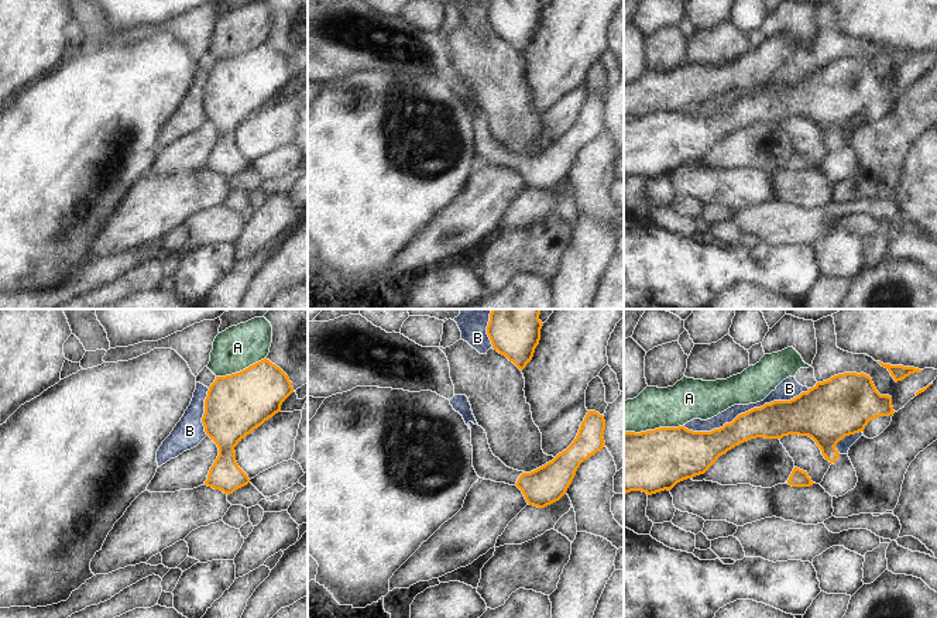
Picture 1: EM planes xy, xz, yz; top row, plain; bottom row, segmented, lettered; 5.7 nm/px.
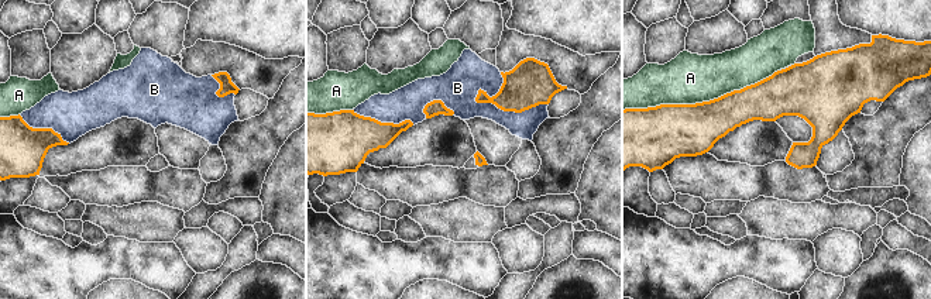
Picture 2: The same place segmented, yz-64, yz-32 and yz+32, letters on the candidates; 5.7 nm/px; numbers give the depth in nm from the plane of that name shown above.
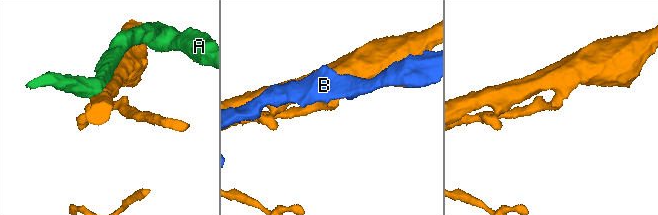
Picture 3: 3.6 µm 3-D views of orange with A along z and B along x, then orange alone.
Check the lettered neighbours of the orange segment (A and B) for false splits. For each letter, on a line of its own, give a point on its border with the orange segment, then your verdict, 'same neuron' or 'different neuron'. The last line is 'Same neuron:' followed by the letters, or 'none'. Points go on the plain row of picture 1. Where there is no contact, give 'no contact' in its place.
A: yz (652, 114) | different neuron
B: yz (745, 96) | different neuron
Same neuron: none

